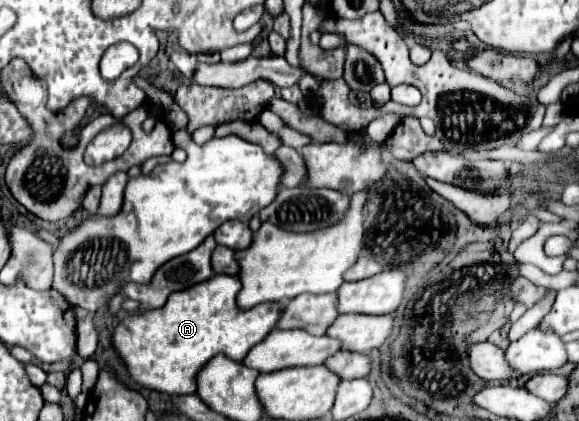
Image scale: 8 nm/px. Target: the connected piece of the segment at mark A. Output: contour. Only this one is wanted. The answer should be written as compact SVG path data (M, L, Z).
M213 275L189 289L175 291L159 309L127 315L113 329L111 345L125 363L129 377L151 391L167 395L195 393L195 375L199 369L223 353L233 361L241 361L247 351L275 329L281 315L279 303L261 303L253 309L239 309L235 297L239 293L239 279L229 275Z

